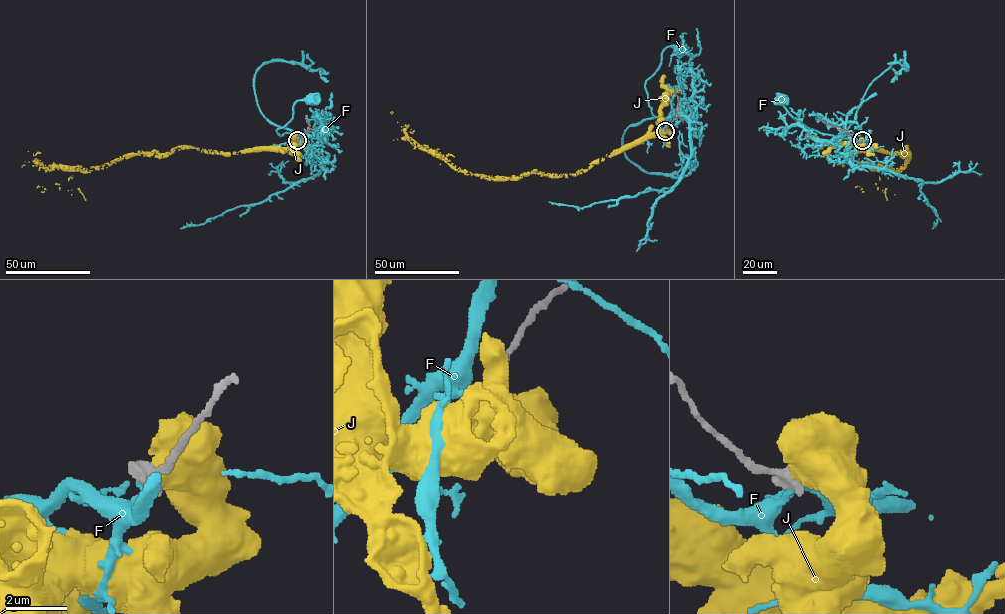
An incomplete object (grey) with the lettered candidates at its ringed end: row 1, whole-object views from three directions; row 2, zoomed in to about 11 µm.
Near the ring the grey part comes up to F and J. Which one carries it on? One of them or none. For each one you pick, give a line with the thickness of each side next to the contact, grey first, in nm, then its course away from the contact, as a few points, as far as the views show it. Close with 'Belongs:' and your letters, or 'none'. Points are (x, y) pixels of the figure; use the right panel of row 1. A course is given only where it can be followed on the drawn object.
Belongs: none

